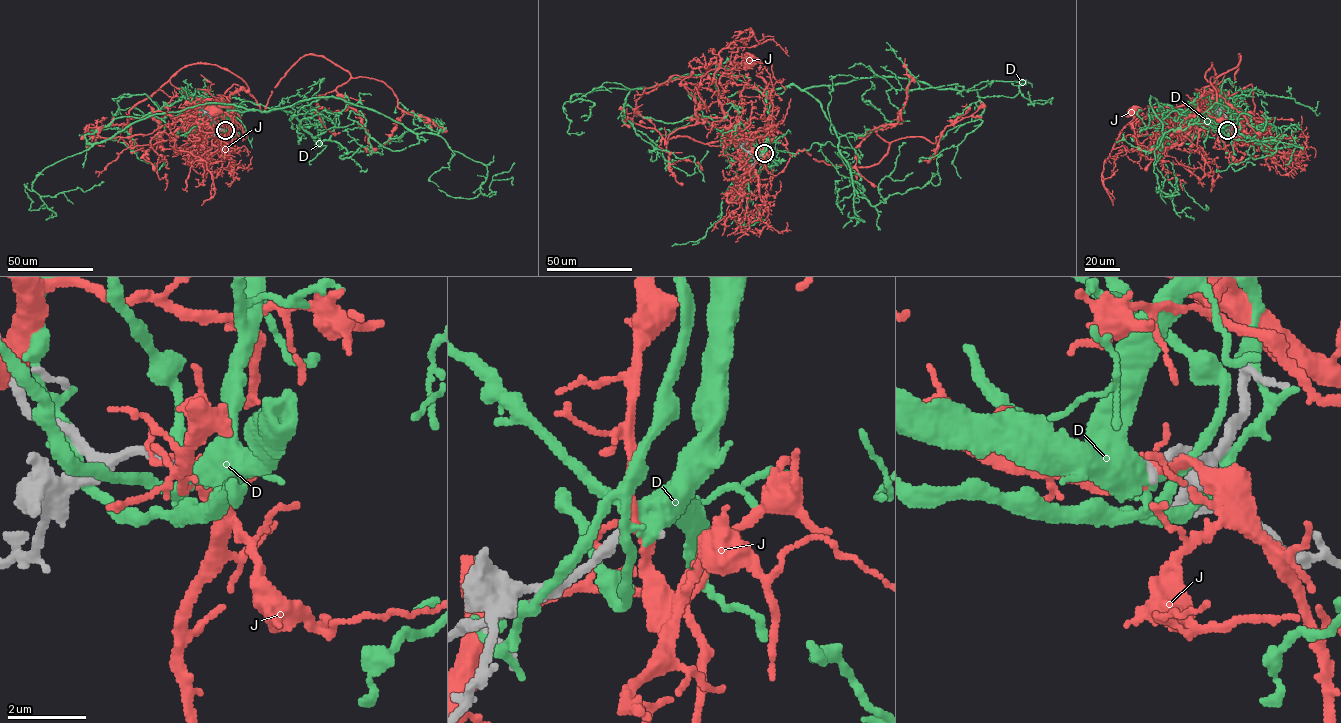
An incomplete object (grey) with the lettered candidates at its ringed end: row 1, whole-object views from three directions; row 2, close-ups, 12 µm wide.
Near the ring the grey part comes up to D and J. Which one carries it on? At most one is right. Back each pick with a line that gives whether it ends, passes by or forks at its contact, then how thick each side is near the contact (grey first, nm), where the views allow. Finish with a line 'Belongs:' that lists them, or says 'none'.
Belongs: none

